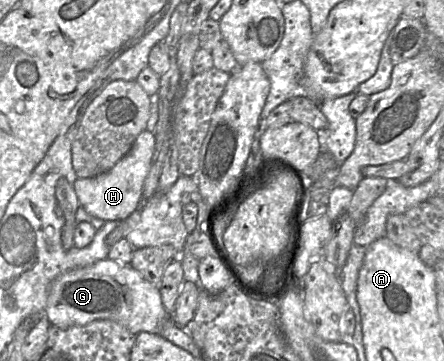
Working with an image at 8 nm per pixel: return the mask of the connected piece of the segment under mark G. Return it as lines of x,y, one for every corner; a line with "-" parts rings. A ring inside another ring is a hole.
106,258
87,267
57,277
51,284
45,315
51,325
82,326
94,320
119,322
134,335
145,331
159,334
170,315
164,308
157,286
146,280
130,264

